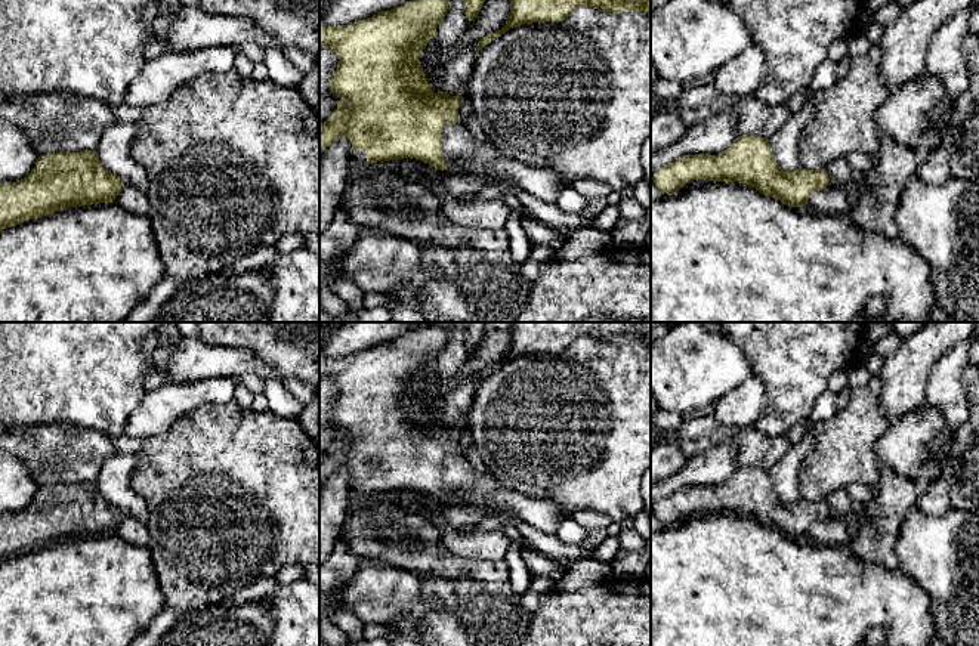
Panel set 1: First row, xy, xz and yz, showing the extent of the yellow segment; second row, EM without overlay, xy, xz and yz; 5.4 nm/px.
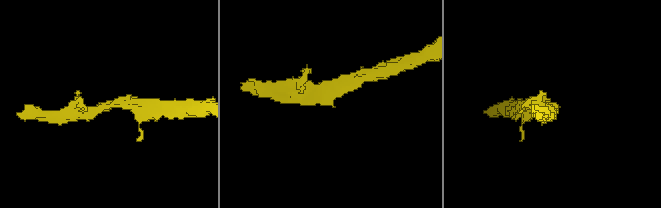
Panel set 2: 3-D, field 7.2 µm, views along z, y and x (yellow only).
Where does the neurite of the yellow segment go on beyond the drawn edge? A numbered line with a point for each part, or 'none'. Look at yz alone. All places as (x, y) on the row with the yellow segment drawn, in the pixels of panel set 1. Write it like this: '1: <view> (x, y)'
none

